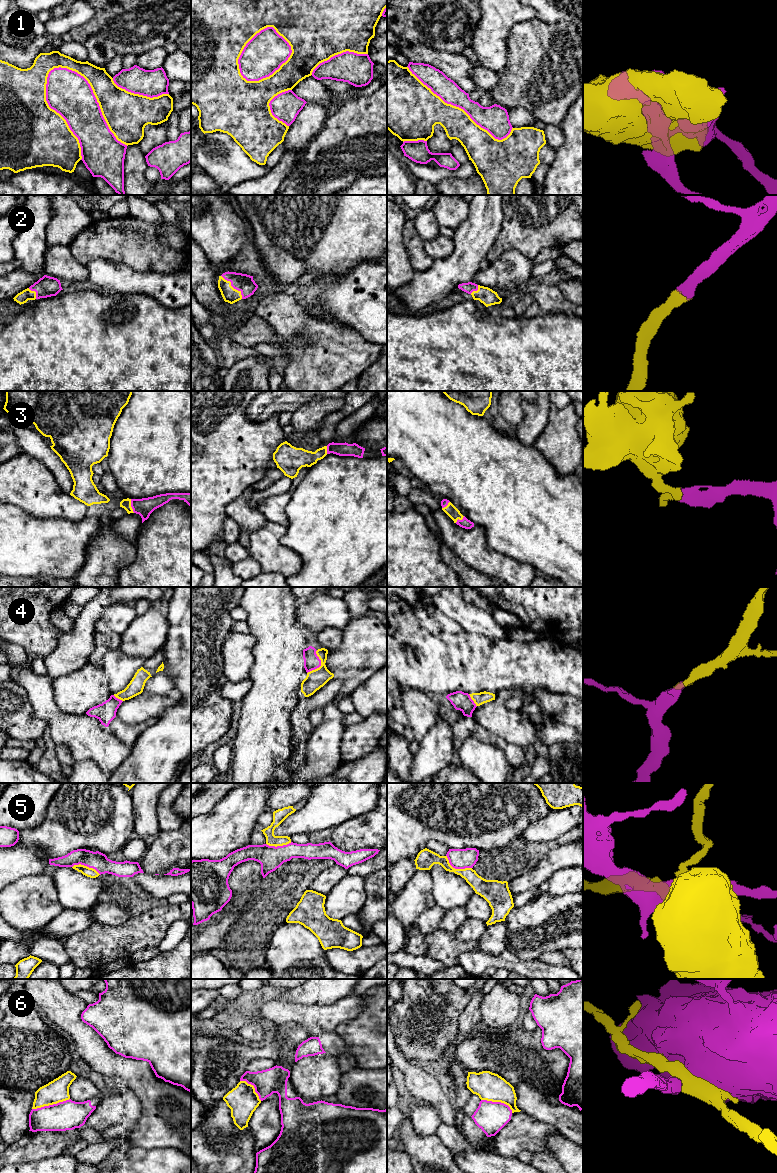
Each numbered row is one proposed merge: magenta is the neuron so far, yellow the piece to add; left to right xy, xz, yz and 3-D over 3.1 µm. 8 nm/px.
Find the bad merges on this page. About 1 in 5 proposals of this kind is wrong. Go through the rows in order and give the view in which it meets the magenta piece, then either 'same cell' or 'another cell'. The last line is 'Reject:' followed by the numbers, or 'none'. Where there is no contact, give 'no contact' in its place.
1: xy | another cell
2: xz | same cell
3: xy | same cell
4: xz | same cell
5: yz | another cell
6: xy | another cell
Reject: 1, 5, 6

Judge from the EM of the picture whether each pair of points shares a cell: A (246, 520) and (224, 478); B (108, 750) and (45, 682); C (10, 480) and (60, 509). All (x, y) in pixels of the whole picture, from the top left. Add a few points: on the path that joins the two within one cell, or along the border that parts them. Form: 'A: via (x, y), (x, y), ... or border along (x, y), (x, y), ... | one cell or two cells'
A: border along (251, 485), (225, 506), (227, 517) | two cells
B: via (87, 739), (83, 735), (70, 730), (45, 703) | one cell
C: via (22, 481), (28, 483), (48, 501) | one cell

